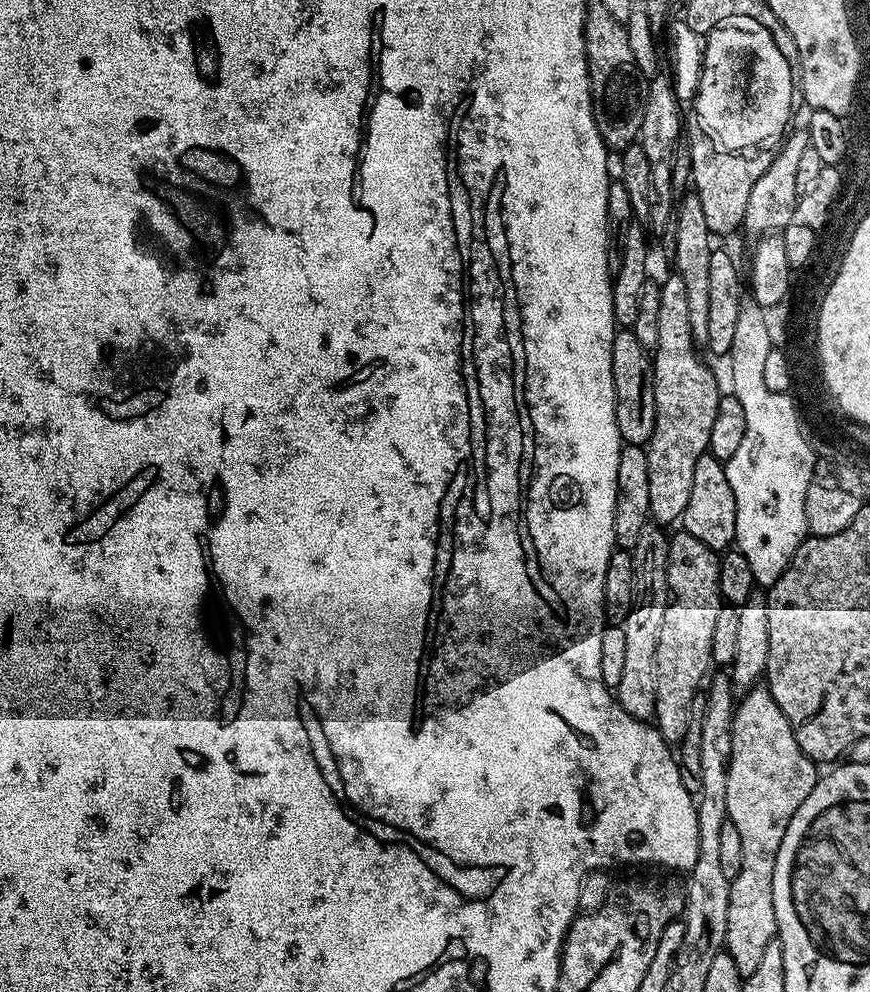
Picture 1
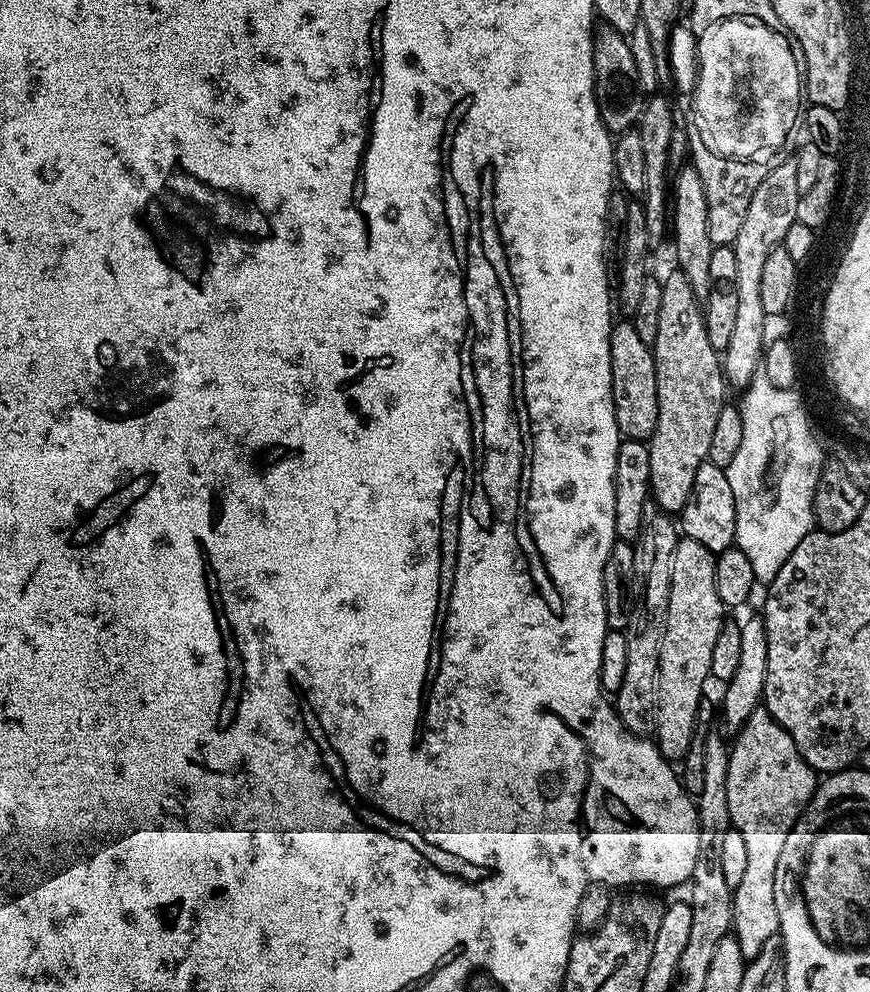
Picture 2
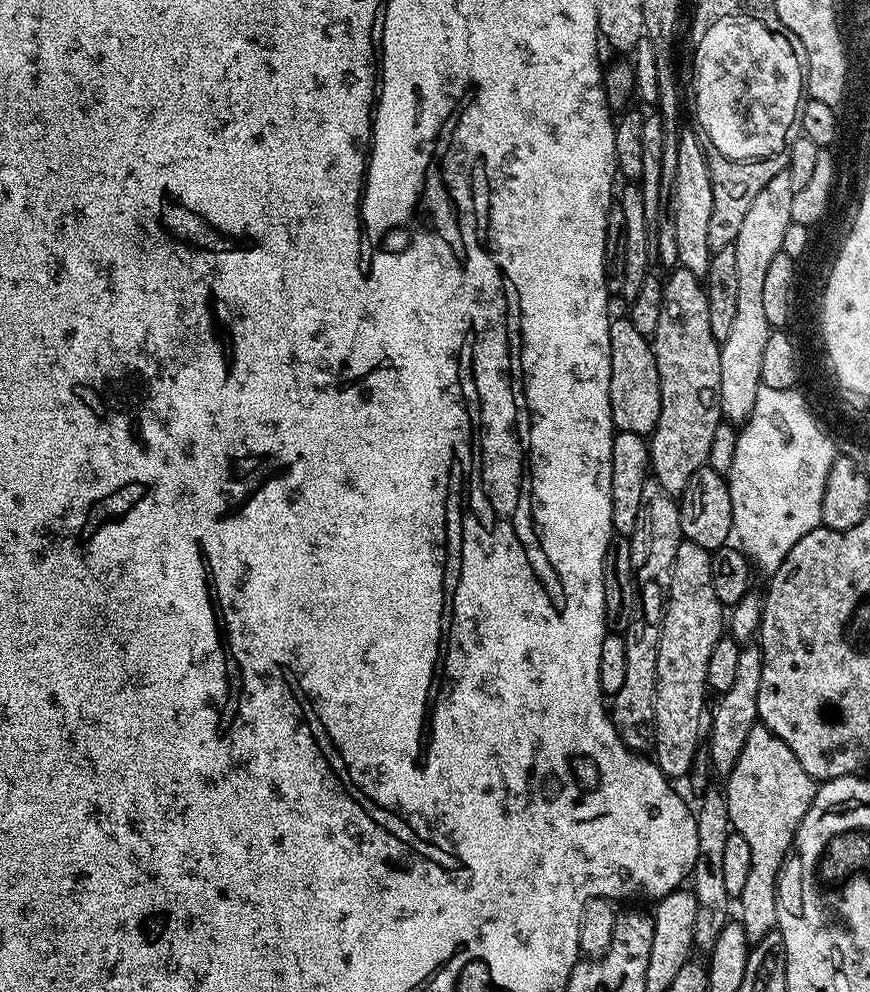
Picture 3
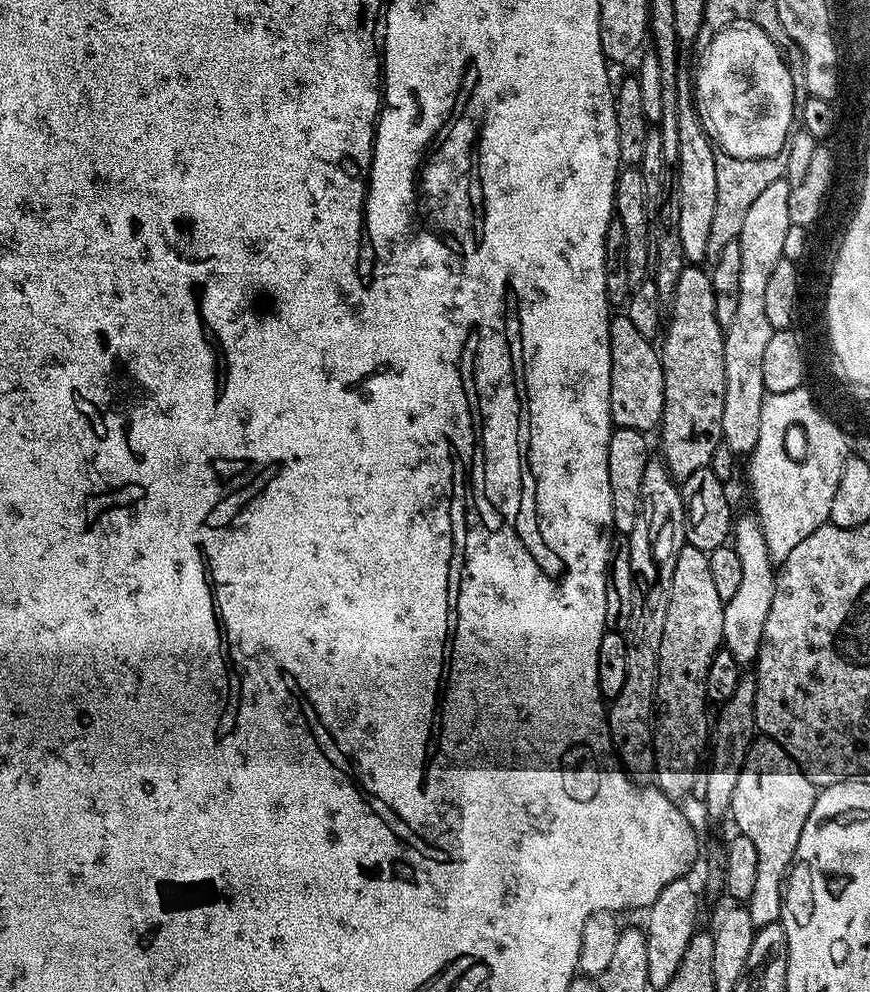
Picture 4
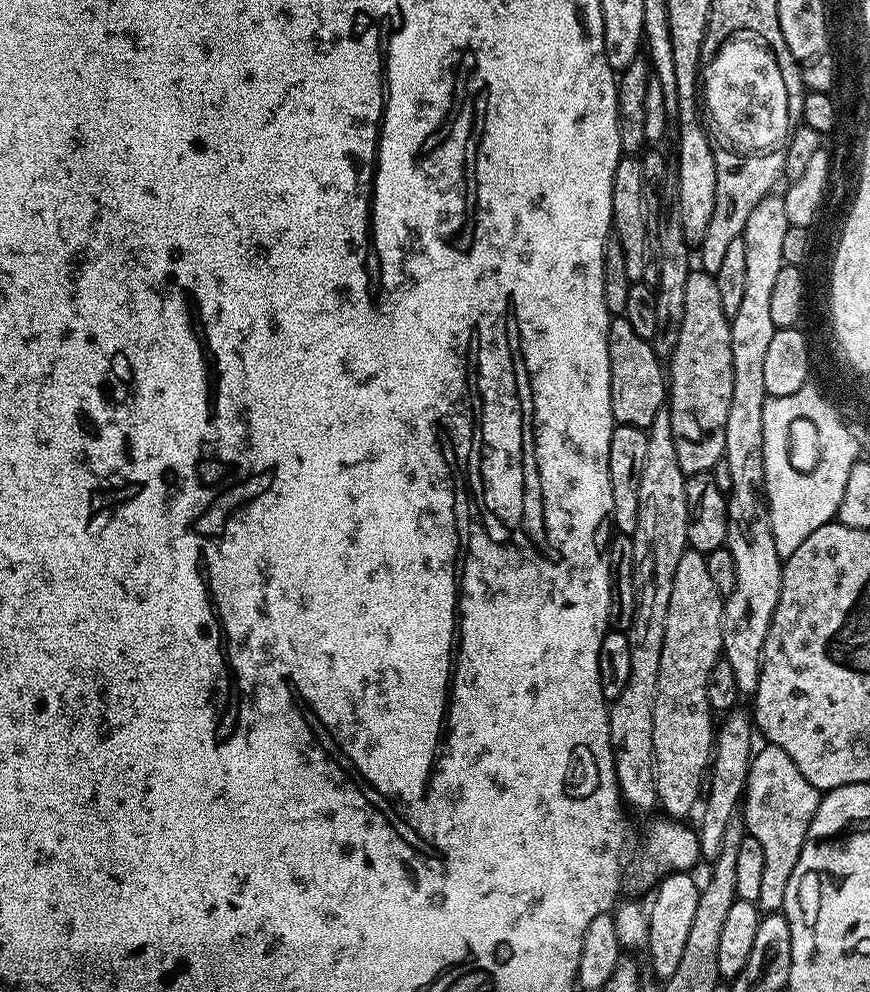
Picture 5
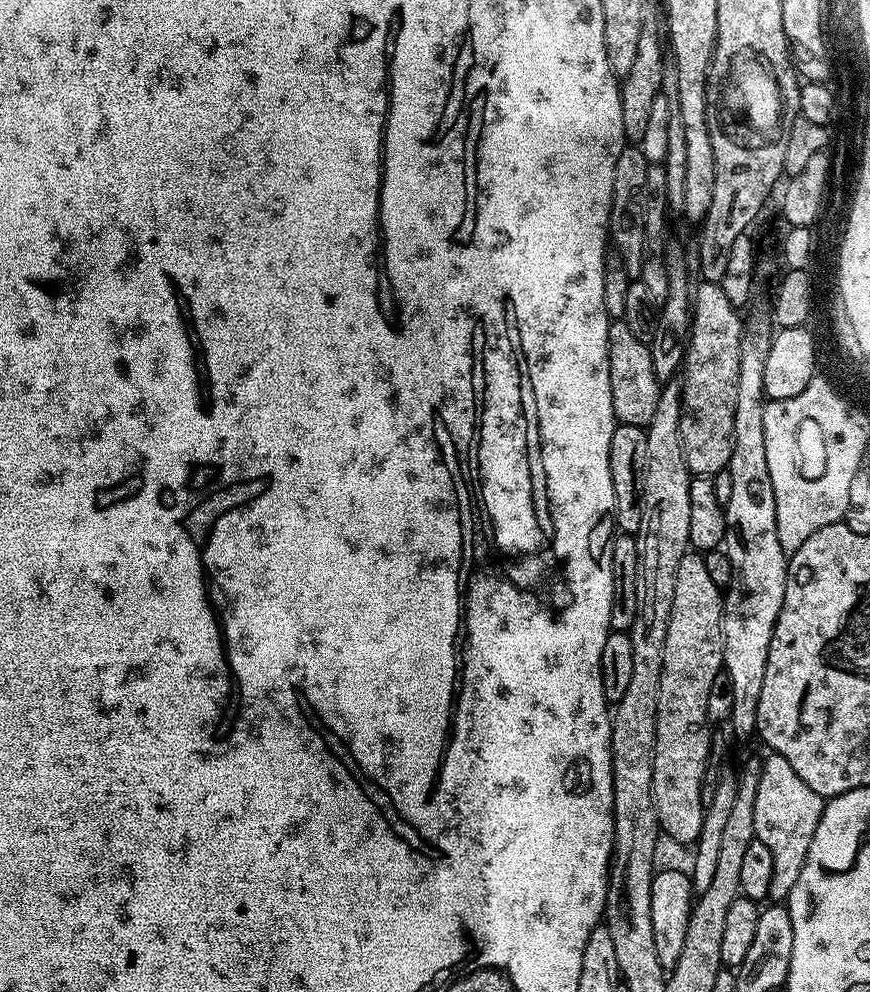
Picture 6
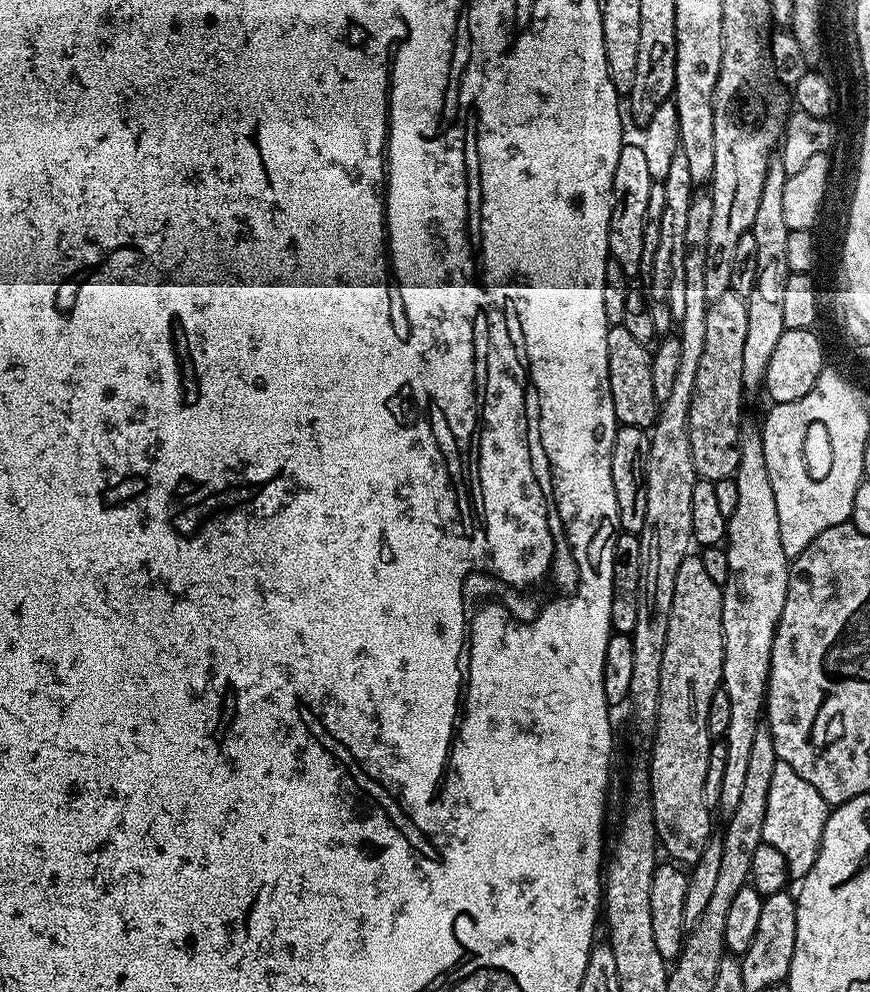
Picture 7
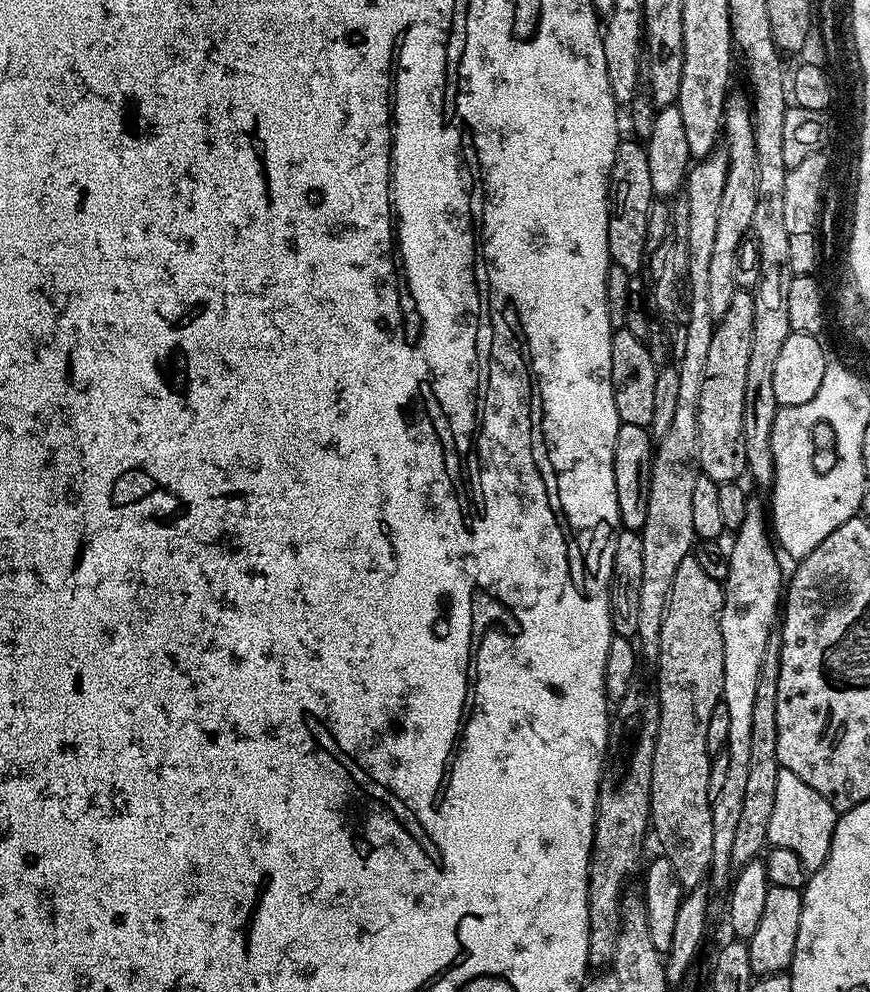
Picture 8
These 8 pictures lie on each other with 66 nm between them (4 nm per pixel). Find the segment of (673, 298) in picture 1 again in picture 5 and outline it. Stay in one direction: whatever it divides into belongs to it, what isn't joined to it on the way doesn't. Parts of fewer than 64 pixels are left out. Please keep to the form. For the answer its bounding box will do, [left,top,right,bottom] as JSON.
[666,270,734,477]

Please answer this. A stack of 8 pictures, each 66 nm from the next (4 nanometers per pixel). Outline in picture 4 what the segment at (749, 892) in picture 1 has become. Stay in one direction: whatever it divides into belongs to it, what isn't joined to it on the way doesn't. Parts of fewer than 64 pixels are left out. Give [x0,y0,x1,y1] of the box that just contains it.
[730,738,817,929]

